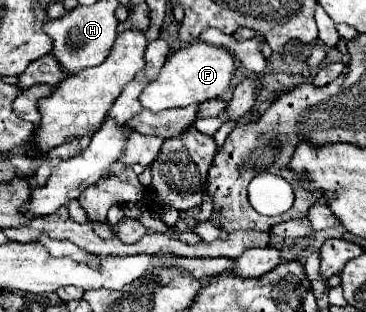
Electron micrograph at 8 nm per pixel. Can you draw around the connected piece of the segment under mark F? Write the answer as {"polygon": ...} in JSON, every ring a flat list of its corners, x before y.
{"polygon":[[194,41,178,51,174,51,166,65,162,67,156,81,148,83,148,87,140,95,140,103,148,111,164,111,174,107,188,107,194,103,204,103,208,99,222,97,228,93,234,75,238,73,238,59,224,47,214,47,204,41]]}

